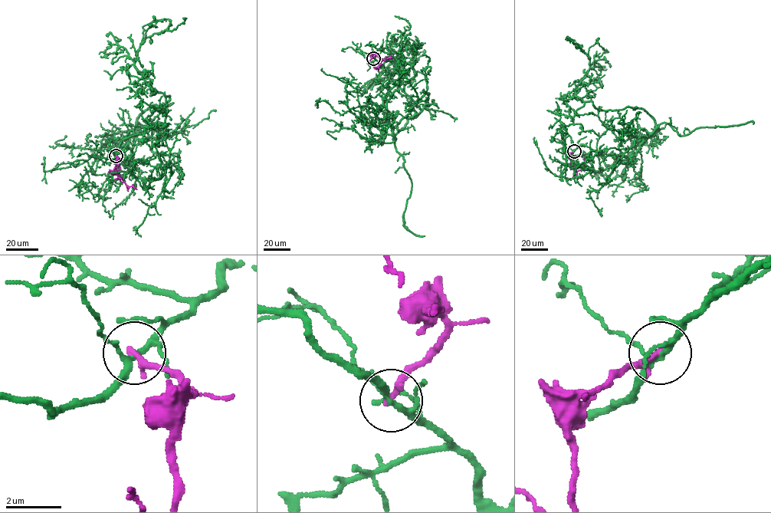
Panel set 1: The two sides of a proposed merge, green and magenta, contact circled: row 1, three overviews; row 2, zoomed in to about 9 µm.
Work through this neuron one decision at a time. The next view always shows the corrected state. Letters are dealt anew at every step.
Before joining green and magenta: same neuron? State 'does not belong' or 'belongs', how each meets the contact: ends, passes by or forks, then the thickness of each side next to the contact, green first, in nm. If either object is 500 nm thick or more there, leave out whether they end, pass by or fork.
does not belong | green forks | magenta ends | 190/260 nm

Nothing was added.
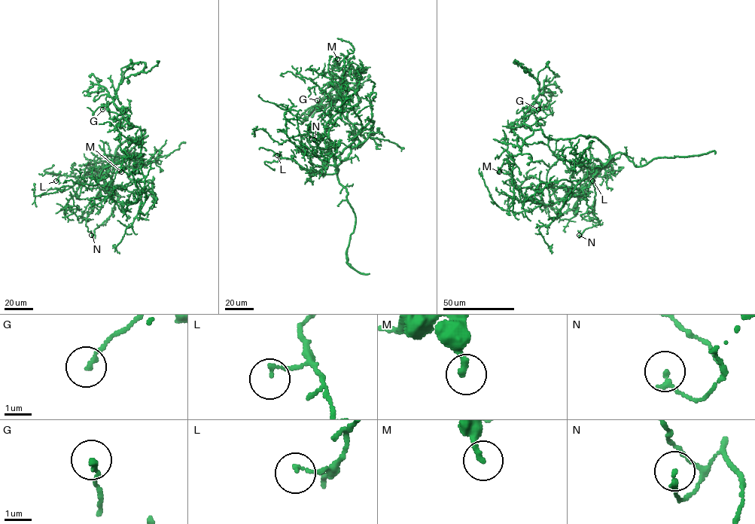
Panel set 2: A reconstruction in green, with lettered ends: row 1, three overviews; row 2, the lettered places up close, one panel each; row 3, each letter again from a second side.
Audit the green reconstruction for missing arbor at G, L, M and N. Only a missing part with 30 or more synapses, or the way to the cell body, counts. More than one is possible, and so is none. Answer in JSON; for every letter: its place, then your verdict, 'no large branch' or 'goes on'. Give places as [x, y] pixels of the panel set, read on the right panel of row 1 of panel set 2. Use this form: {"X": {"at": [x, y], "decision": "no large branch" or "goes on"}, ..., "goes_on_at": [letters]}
{"G": {"at": [538, 109], "decision": "no large branch"}, "L": {"at": [592, 181], "decision": "no large branch"}, "M": {"at": [499, 172], "decision": "no large branch"}, "N": {"at": [579, 235], "decision": "no large branch"}, "goes_on_at": []}

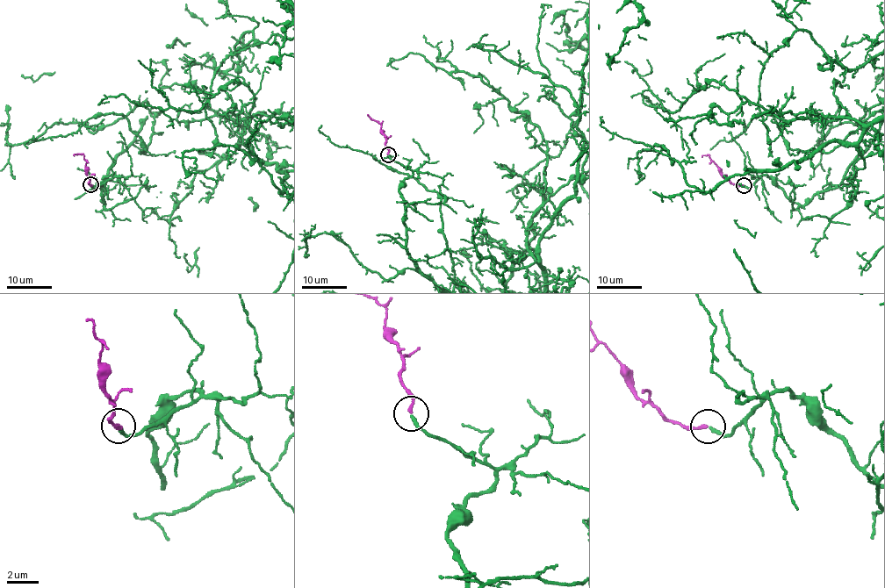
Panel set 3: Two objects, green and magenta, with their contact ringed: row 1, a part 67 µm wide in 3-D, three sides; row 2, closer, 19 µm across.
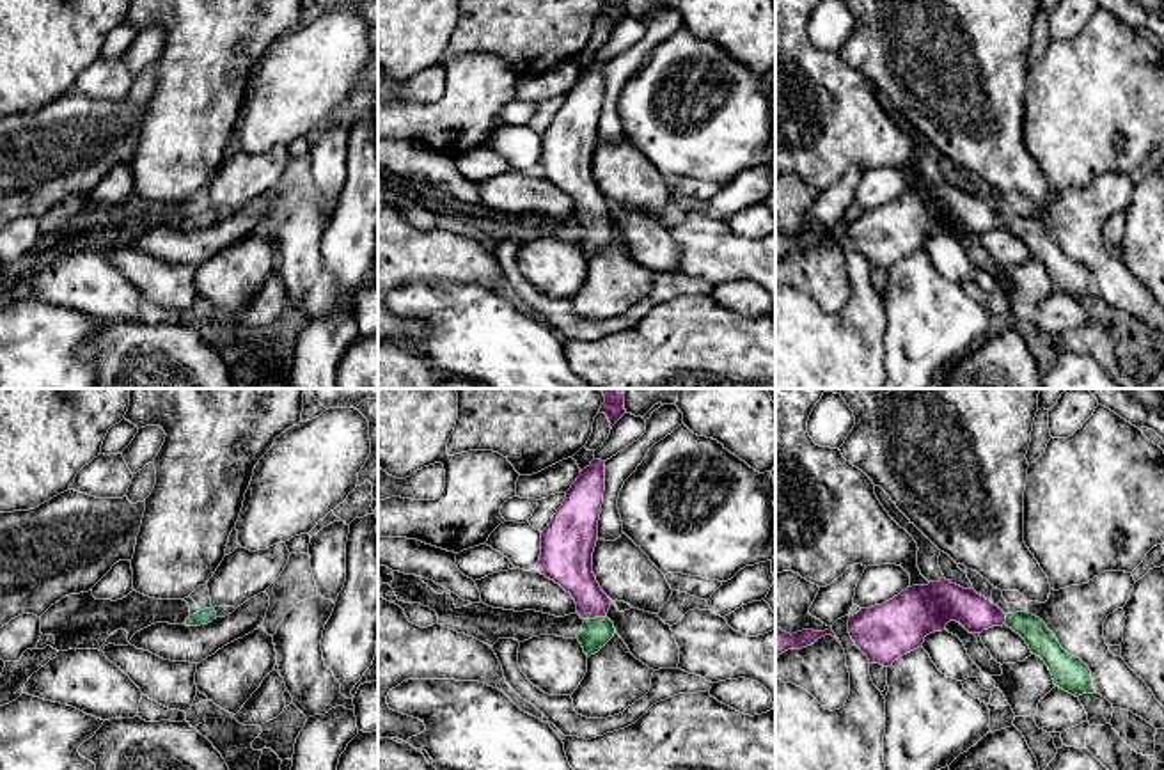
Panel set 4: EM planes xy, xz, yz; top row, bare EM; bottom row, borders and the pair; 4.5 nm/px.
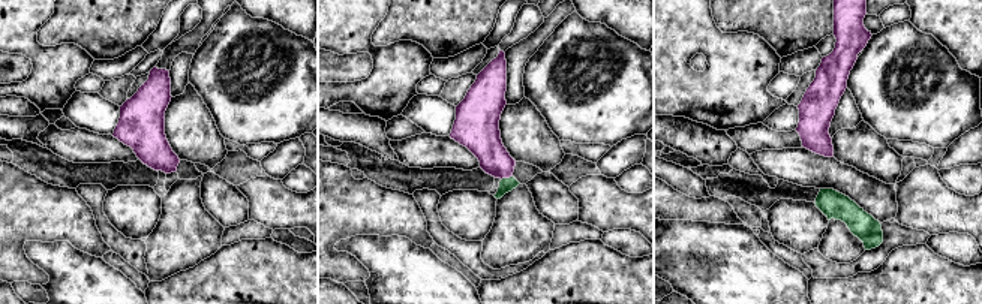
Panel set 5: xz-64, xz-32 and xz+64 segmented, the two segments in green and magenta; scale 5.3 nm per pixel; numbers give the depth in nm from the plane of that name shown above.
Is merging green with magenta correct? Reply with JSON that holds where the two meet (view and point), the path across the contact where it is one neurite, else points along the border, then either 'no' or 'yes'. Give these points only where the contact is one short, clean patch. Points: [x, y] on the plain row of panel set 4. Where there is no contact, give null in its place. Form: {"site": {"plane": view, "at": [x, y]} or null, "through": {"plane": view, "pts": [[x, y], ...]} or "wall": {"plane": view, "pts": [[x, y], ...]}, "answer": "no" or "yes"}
{"site": {"plane": "xz", "at": [595, 220]}, "through": {"plane": "xz", "pts": [[597, 235], [595, 220], [593, 206], [572, 171]]}, "answer": "yes"}

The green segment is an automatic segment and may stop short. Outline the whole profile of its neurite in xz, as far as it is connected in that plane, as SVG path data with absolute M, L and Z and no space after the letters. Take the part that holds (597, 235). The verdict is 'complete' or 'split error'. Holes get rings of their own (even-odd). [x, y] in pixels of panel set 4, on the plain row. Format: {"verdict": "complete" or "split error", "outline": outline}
{"verdict": "split error", "outline": "M593 62L541 135L541 158L536 167L536 174L559 186L575 202L577 215L584 222L578 245L587 261L616 236L614 225L607 220L612 202L593 176L603 94L605 64Z"}

